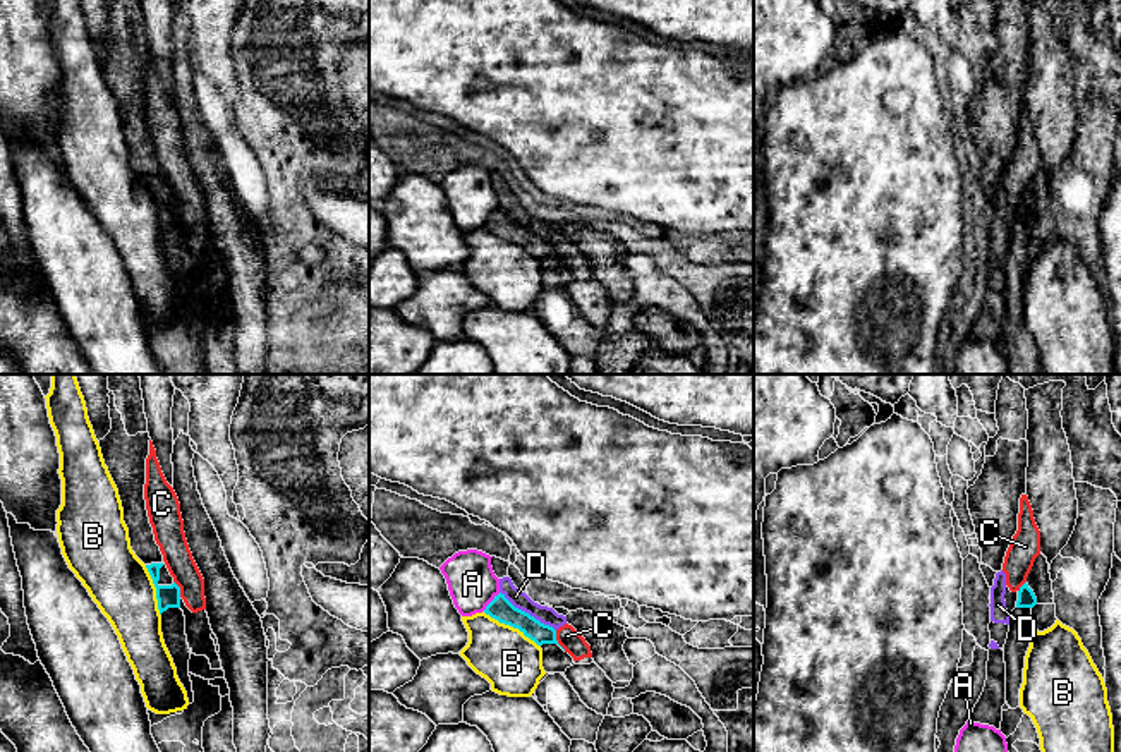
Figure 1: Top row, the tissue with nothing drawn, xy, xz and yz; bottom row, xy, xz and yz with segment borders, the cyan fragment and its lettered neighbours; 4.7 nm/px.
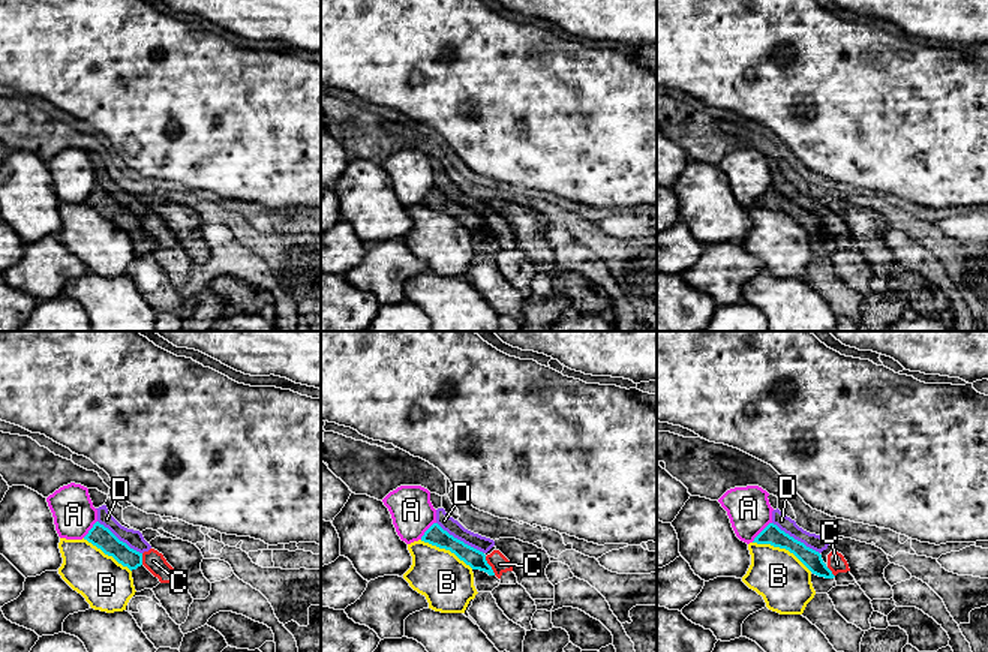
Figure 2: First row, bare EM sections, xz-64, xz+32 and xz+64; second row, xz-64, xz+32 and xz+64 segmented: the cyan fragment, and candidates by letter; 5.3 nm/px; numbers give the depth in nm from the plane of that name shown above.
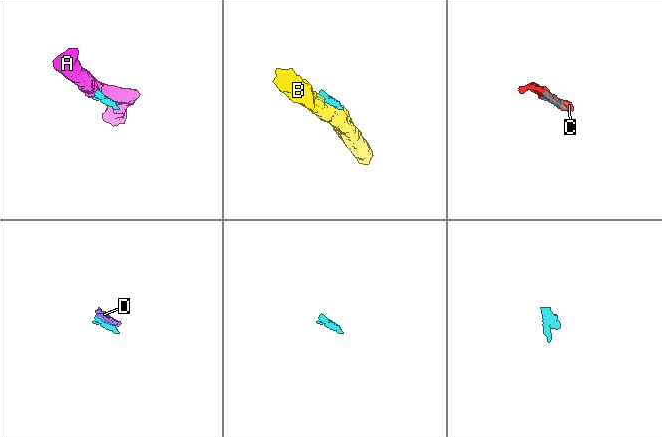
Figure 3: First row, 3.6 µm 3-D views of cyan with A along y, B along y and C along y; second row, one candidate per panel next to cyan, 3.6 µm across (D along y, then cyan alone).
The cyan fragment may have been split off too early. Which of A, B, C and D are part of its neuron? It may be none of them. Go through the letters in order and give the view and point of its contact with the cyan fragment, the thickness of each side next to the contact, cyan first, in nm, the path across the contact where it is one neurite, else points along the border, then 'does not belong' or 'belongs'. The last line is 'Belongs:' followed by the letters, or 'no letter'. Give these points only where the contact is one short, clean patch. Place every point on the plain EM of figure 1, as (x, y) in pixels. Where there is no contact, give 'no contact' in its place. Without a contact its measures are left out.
A: meets cyan in xz at (491, 217); 110 nm thick on the cyan side, 220 nm on the other; does not belong
B: meets cyan in xz at (512, 241); 110 nm thick on the cyan side, 280 nm on the other; does not belong
C: meets cyan in xz at (557, 256); 100 nm thick on the cyan side, 100 nm on the other; border along xz (555, 246), (555, 254), (565, 265); does not belong
D: meets cyan in xz at (527, 229); 110 nm thick on the cyan side, 80 nm on the other; does not belong
Belongs: no letter

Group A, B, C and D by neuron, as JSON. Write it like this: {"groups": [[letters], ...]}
{"groups": [["A"], ["B"], ["C", "D"]]}

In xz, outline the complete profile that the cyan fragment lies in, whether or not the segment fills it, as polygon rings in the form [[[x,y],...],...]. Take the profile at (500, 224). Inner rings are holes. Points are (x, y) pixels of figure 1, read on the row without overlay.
[[[500,208],[494,211],[484,228],[500,239],[518,244],[525,252],[534,256],[542,264],[542,283],[546,288],[565,288],[572,282],[573,273],[558,259],[556,246],[515,223],[505,209]]]

